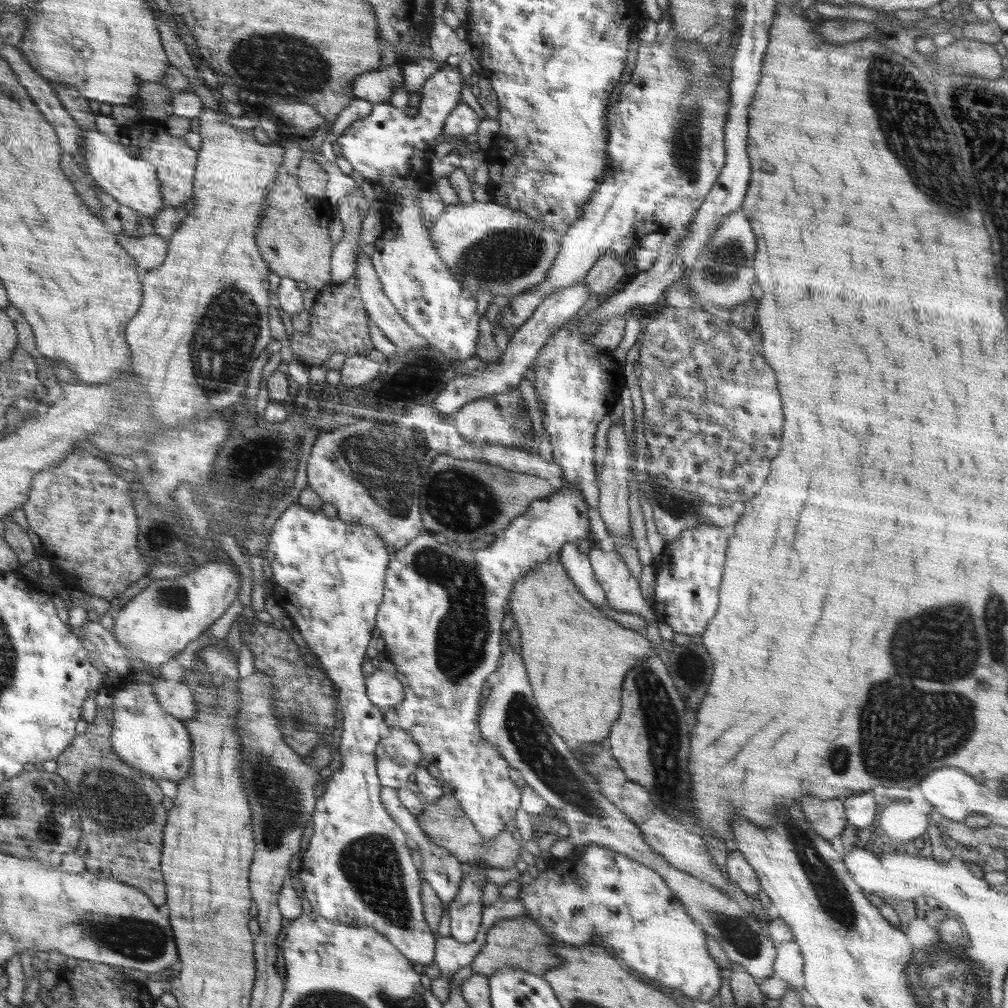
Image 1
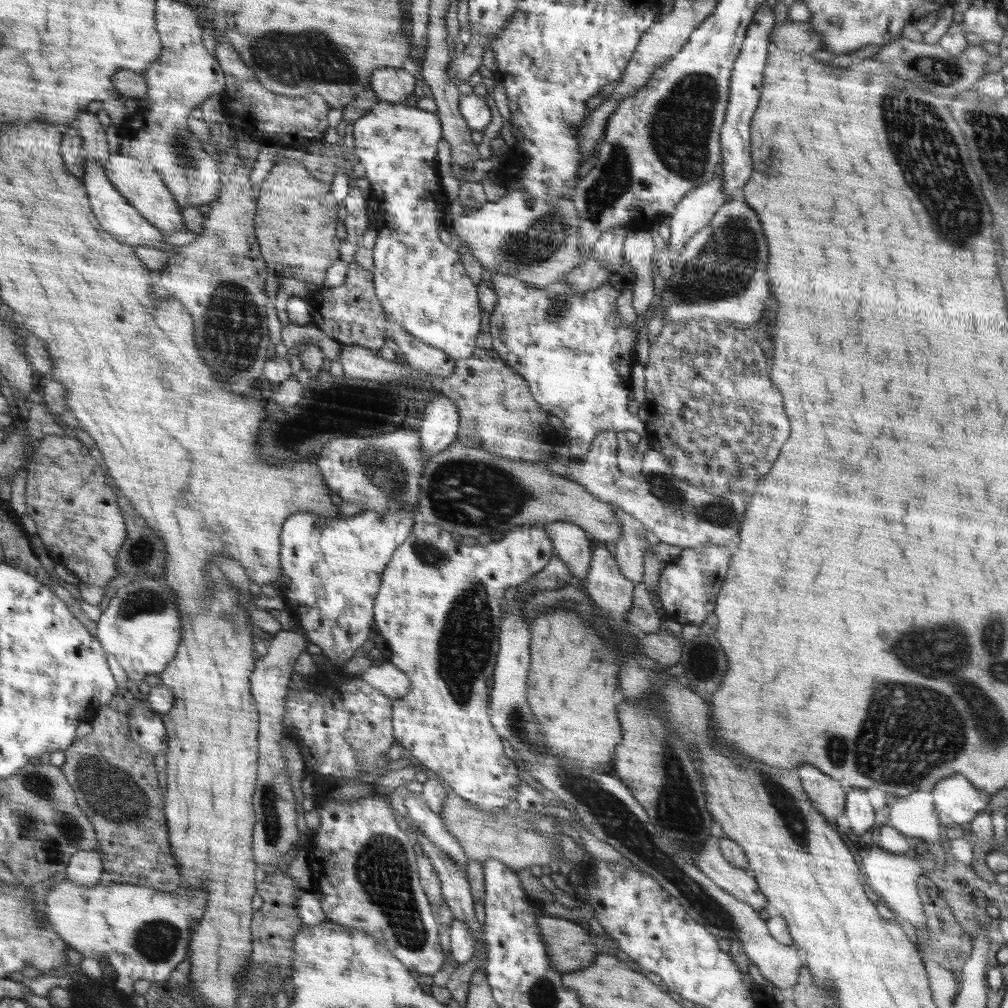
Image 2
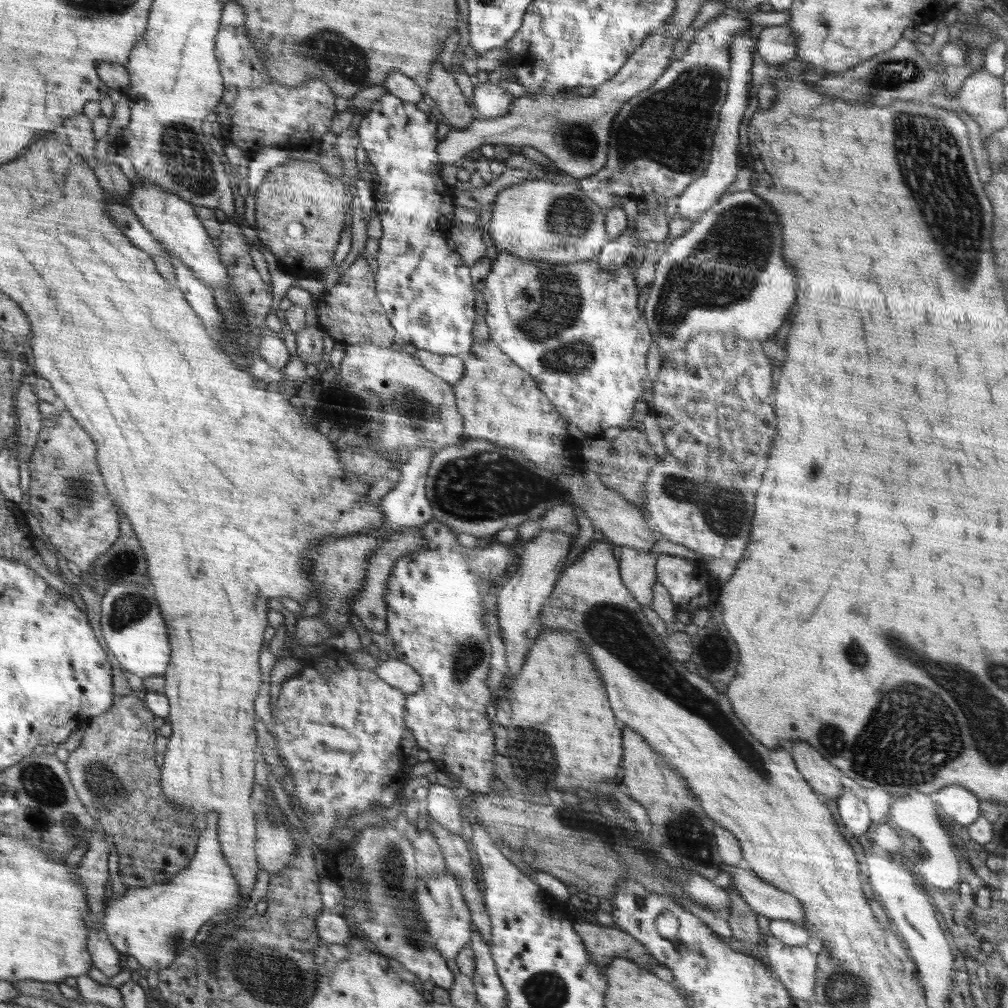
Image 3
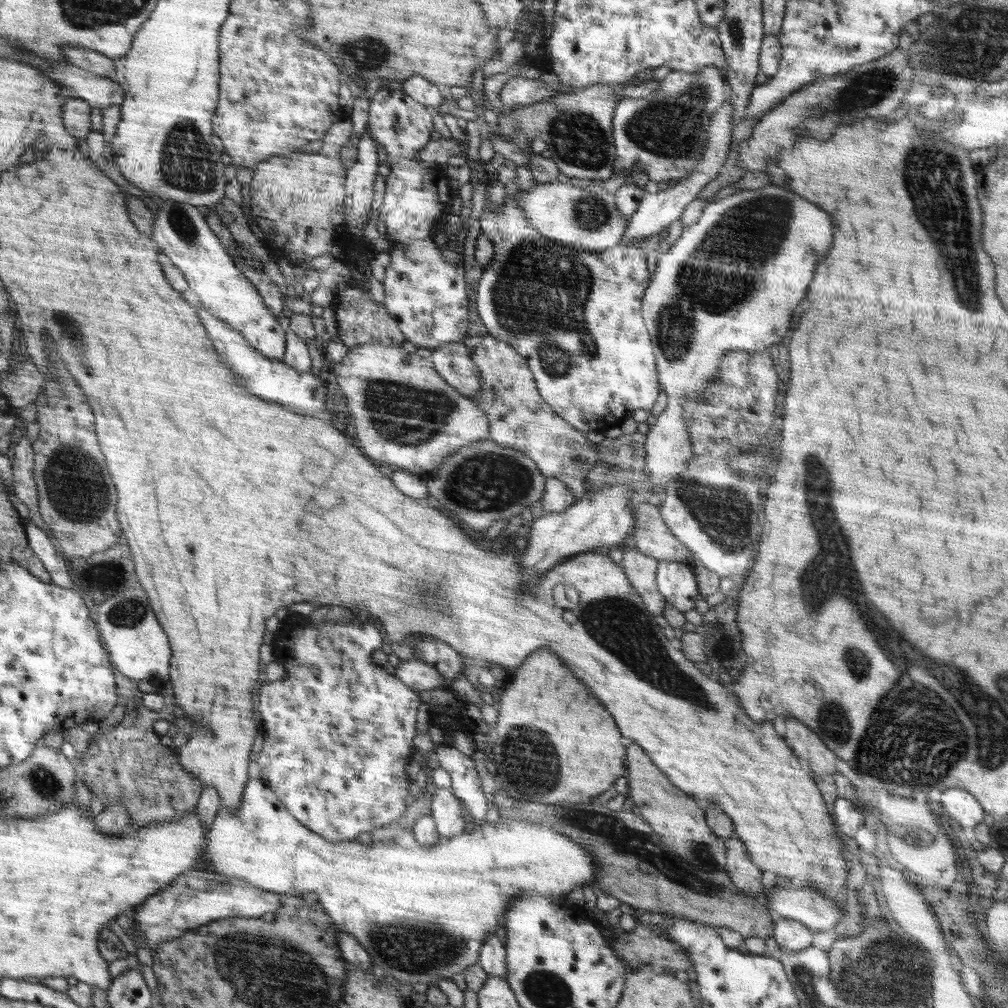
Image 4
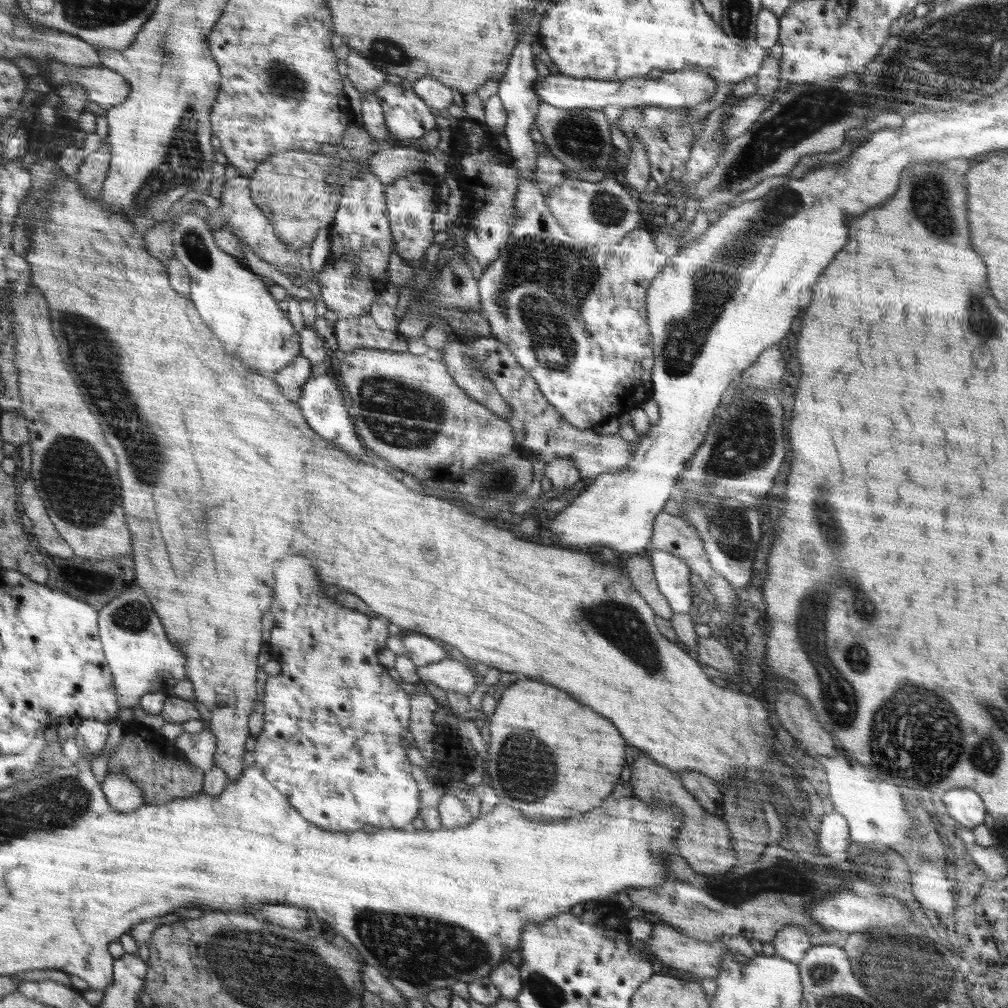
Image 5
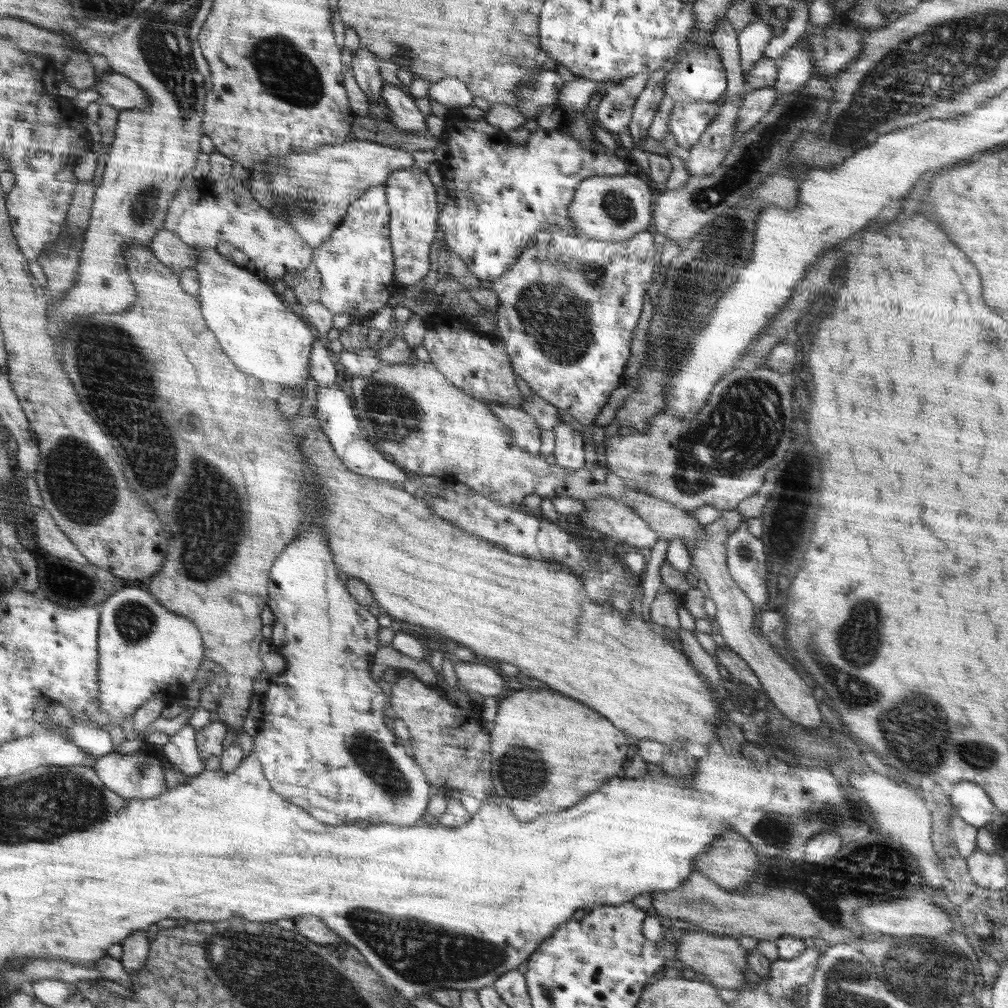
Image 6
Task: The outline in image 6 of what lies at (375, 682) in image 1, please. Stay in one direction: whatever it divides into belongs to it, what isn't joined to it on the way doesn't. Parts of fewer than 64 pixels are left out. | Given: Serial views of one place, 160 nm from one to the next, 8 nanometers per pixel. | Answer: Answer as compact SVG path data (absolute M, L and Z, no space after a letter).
M455 660L456 678L467 690L479 692L483 697L498 696L508 687L506 675L495 666Z

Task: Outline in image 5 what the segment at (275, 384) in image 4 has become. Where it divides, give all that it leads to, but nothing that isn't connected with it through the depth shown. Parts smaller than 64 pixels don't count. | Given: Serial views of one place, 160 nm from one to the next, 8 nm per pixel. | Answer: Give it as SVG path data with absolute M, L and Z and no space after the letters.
M330 375L311 376L304 382L301 395L298 397L298 405L307 423L320 430L324 438L334 442L341 449L344 449L349 455L360 459L361 461L372 461L373 455L364 447L363 441L357 434L355 425L350 421L349 411L345 408L344 398L338 389L338 383Z

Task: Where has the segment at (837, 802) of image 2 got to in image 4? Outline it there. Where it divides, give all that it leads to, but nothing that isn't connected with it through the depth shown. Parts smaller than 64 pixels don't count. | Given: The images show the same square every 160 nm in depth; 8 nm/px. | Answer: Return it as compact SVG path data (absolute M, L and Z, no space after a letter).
M790 718L786 720L786 735L788 744L802 760L808 762L810 770L824 778L834 777L836 772L836 755L824 745L822 740L802 722Z

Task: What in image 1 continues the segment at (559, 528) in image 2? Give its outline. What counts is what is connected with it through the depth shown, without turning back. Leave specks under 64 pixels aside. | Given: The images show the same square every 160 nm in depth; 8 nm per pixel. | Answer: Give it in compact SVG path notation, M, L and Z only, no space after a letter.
M568 543L558 553L569 577L578 590L584 594L595 607L608 604L604 589L596 580L585 545Z

